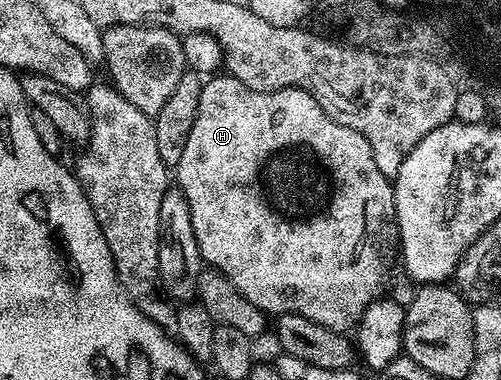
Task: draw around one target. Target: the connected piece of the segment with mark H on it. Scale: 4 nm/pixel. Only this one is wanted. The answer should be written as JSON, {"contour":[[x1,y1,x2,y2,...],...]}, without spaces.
{"contour":[[218,73,207,78,200,93,200,109,196,109,196,121,192,121,192,133,188,133,188,142,181,154,176,174,177,190,188,201,188,213,192,213,192,229,196,229,196,245,200,245,203,264,228,277,235,289,245,299,252,301,256,309,265,311,267,316,299,314,318,326,346,333,357,328,364,309,368,309,368,305,372,305,383,294,400,255,393,182,386,179,384,173,380,173,368,141,364,141,364,137,356,133,356,129,348,129,348,125,332,121,332,117,328,117,328,113,320,109,316,97,312,97,307,91,298,87,279,91,248,89,248,85,236,81,229,73]]}

